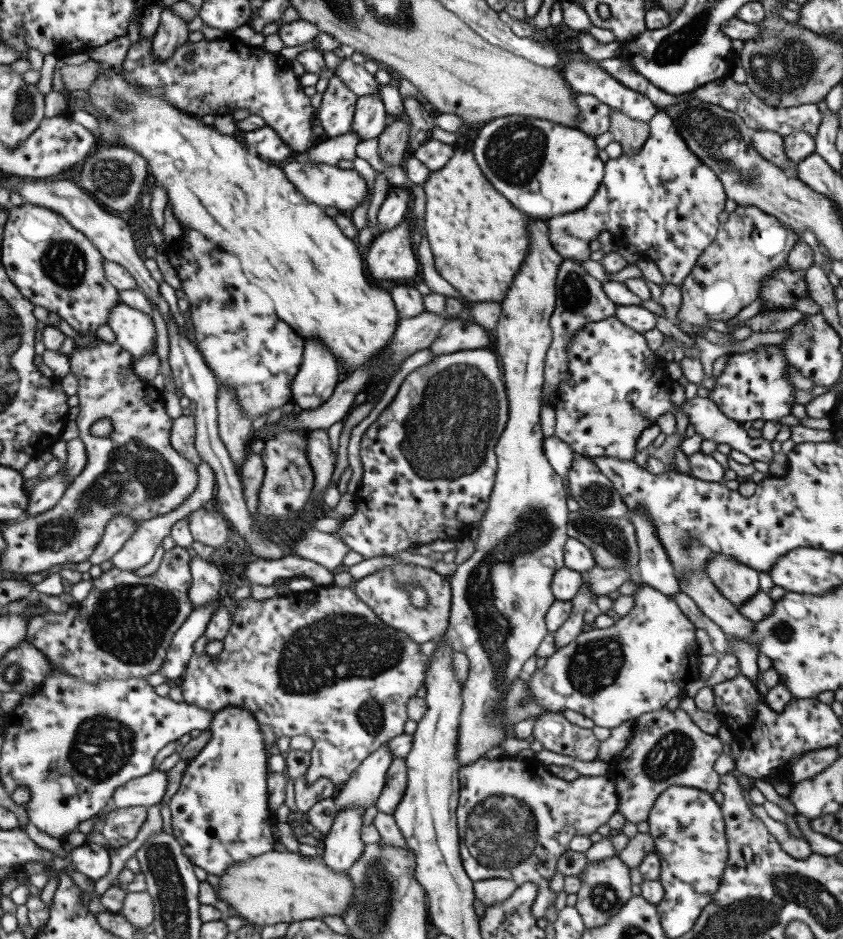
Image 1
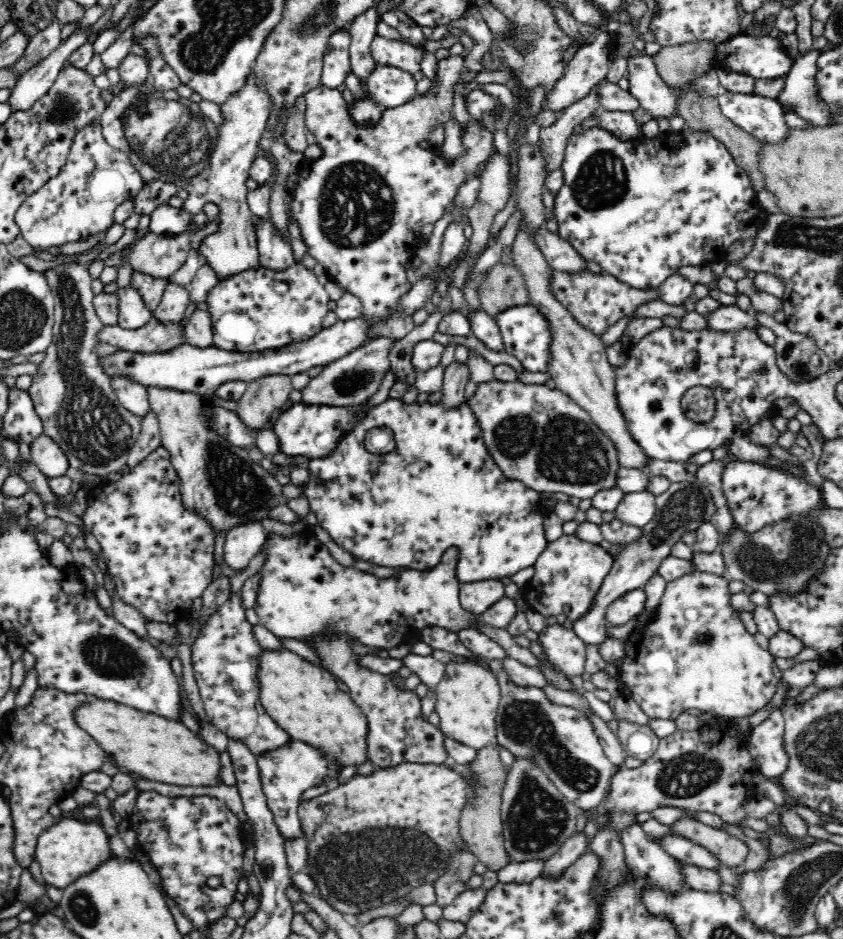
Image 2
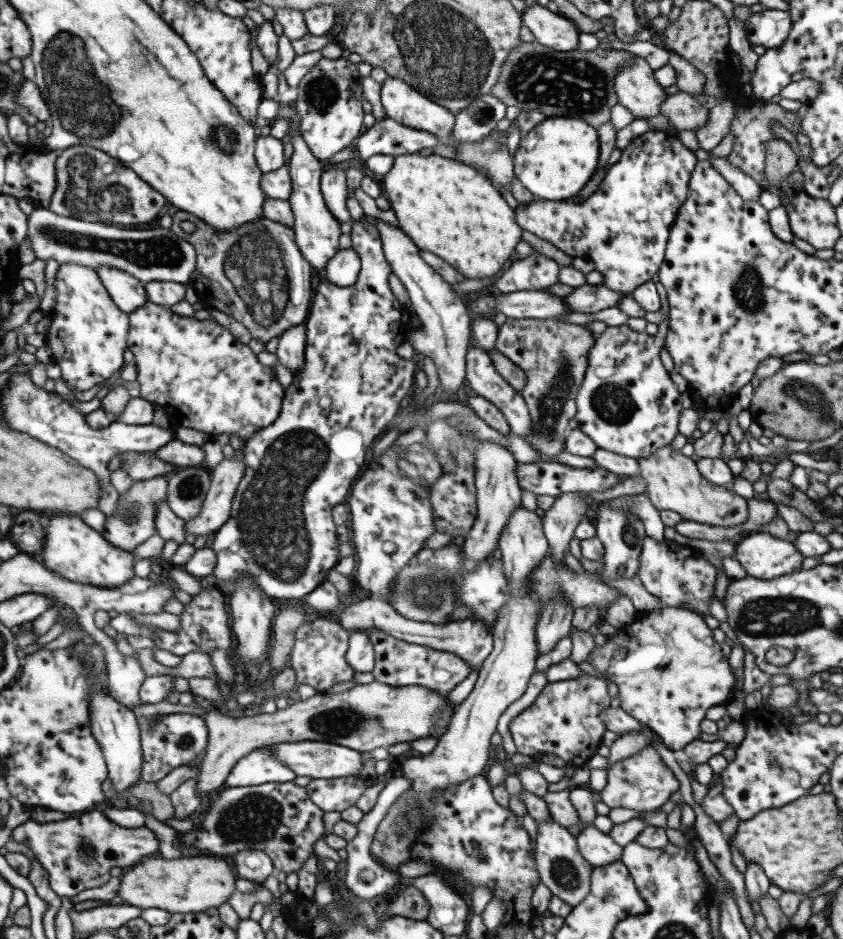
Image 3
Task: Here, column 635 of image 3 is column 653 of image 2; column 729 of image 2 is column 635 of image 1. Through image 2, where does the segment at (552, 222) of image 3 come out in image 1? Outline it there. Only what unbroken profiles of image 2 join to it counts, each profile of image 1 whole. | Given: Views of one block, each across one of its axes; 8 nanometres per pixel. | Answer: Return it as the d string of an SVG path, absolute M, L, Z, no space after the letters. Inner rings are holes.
M658 109L649 121L649 138L635 154L614 158L605 164L605 174L594 197L580 210L560 214L546 221L552 247L565 259L590 259L590 242L601 232L610 232L618 244L638 248L638 256L656 264L664 276L665 285L680 287L694 269L696 261L718 234L718 215L725 210L727 195L722 182L705 166L687 143L678 135L672 118Z

